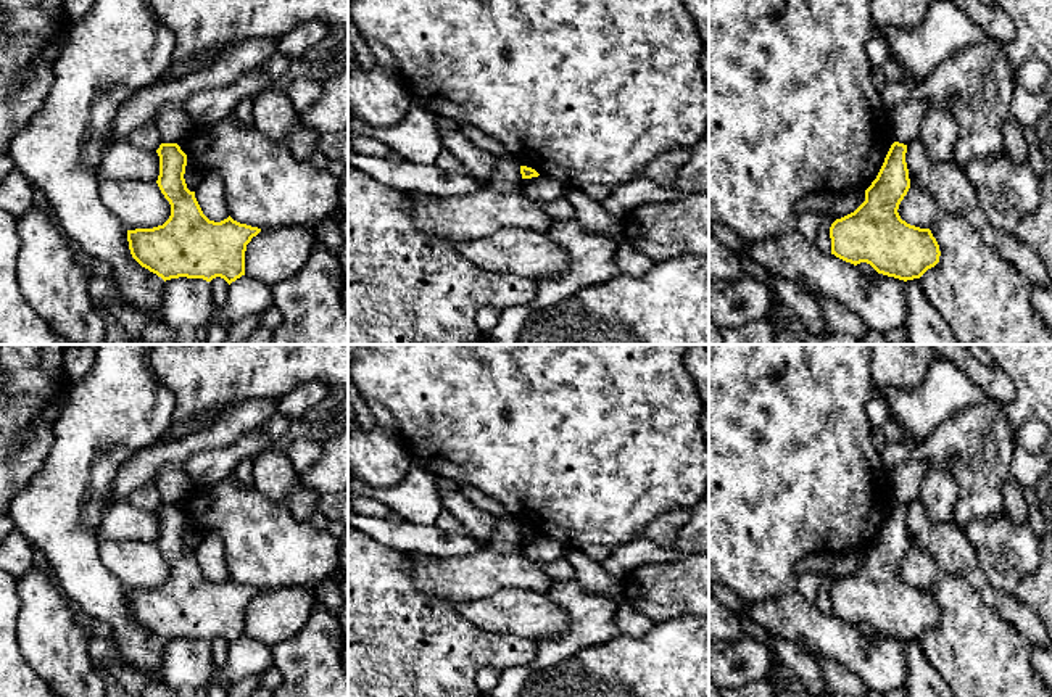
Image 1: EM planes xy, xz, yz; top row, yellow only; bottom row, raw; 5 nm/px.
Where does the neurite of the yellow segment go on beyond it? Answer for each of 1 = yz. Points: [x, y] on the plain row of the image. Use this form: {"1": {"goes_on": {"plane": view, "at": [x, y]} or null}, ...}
{"1": {"goes_on": null}}

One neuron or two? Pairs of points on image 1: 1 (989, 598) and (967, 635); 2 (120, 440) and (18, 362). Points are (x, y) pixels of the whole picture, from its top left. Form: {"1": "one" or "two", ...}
{"1": "two", "2": "two"}

